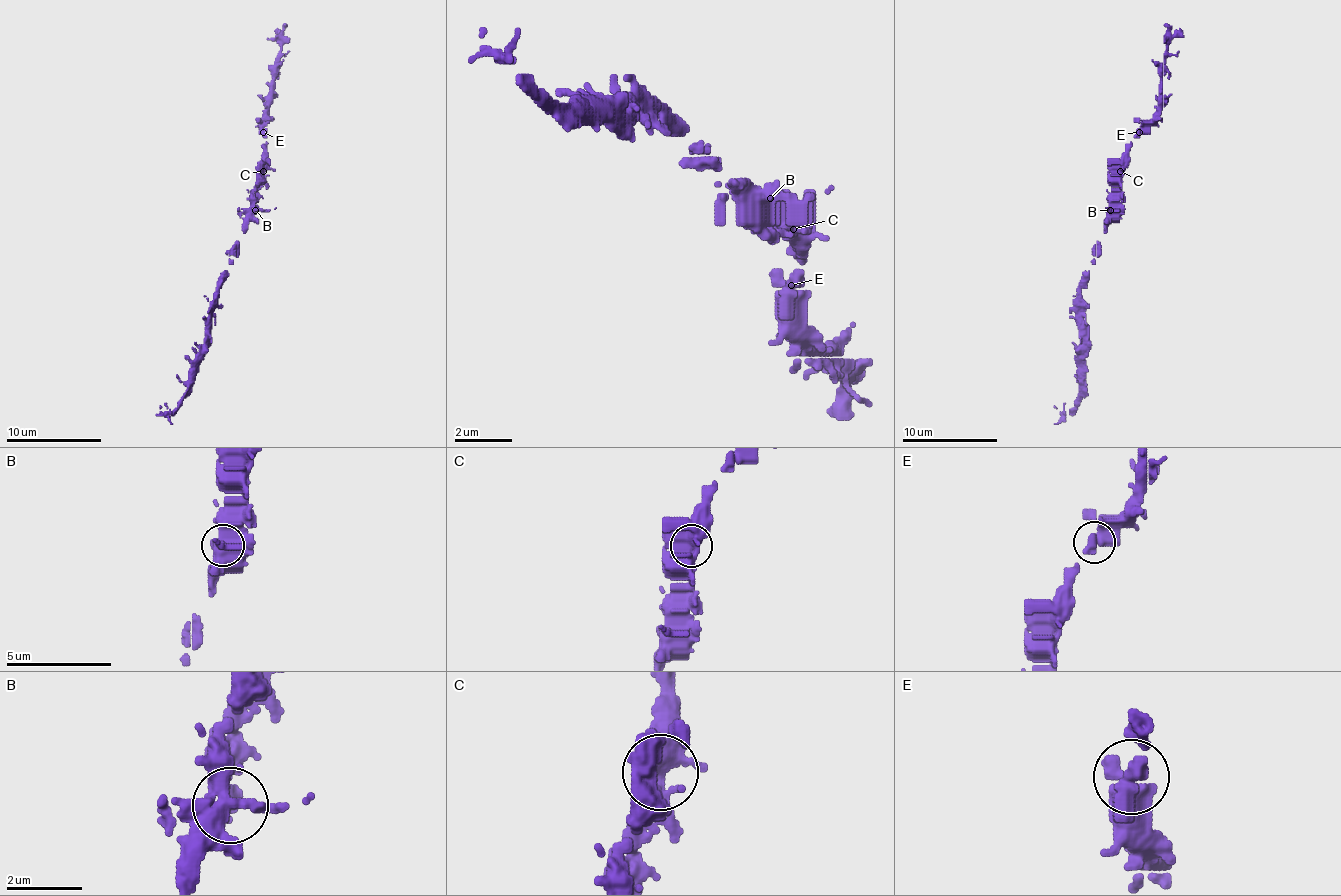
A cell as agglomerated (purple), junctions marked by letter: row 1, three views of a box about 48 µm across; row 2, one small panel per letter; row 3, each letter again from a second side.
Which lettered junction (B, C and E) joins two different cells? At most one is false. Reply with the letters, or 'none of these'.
none of these

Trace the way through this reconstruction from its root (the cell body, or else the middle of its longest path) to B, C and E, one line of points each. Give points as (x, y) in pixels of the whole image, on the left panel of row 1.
B: (244, 233), (244, 221), (256, 209)
C: (244, 233), (246, 212), (251, 207), (251, 190), (263, 171)
E: (244, 233), (246, 212), (251, 207), (251, 190), (256, 185), (256, 166), (263, 157), (263, 133)

